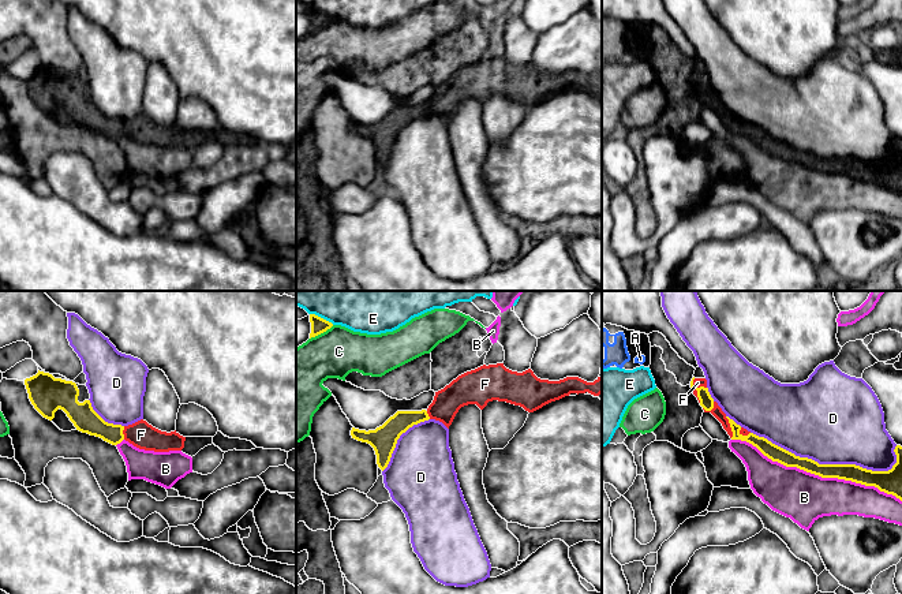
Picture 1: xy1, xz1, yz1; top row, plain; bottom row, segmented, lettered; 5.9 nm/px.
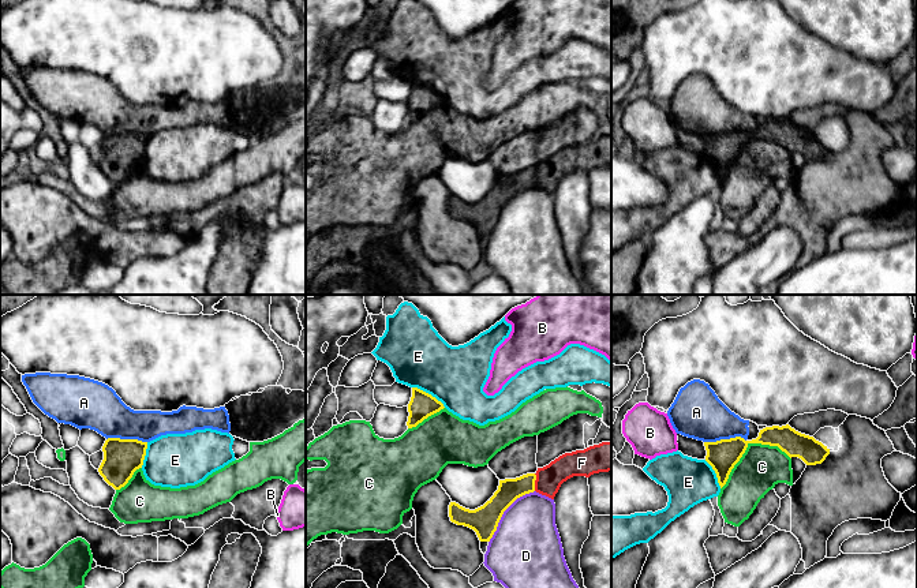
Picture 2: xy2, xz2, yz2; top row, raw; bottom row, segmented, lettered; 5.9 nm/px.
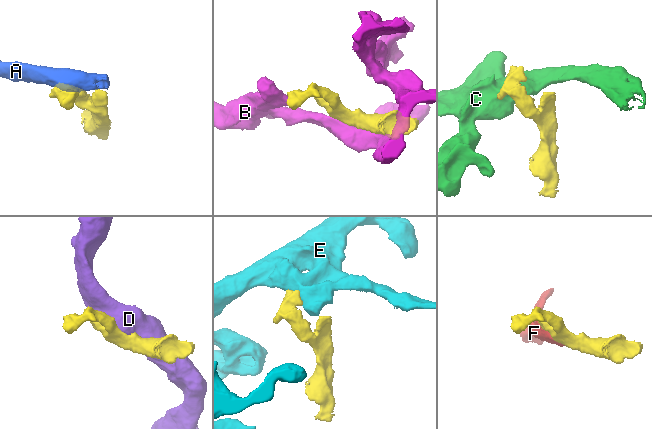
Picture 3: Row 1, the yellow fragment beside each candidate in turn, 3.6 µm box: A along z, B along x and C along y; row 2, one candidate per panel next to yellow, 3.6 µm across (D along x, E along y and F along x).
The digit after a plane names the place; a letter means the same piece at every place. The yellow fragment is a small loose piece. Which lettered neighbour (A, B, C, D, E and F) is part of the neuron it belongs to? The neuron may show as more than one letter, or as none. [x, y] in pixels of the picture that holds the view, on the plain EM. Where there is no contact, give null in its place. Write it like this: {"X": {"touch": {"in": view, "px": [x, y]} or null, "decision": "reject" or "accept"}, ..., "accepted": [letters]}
{"A": {"touch": {"in": "yz2", "px": [725, 134]}, "decision": "reject"}, "B": {"touch": {"in": "yz1", "px": [816, 168]}, "decision": "reject"}, "C": {"touch": {"in": "yz2", "px": [747, 141]}, "decision": "reject"}, "D": {"touch": {"in": "yz1", "px": [824, 159]}, "decision": "reject"}, "E": {"touch": {"in": "xz2", "px": [427, 87]}, "decision": "reject"}, "F": {"touch": {"in": "yz1", "px": [696, 83]}, "decision": "accept"}, "accepted": ["F"]}

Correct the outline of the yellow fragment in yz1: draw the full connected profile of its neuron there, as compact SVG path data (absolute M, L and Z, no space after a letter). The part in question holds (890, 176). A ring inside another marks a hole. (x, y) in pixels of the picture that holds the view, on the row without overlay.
M692 72L690 82L697 91L704 107L711 107L727 126L731 134L741 134L756 141L764 150L786 161L797 161L821 172L838 172L852 175L865 180L875 180L880 186L892 188L902 195L902 141L897 139L894 146L897 157L888 165L872 165L856 158L819 158L817 156L800 152L794 147L772 138L764 131L759 131L730 113L718 97L711 91L705 72Z

